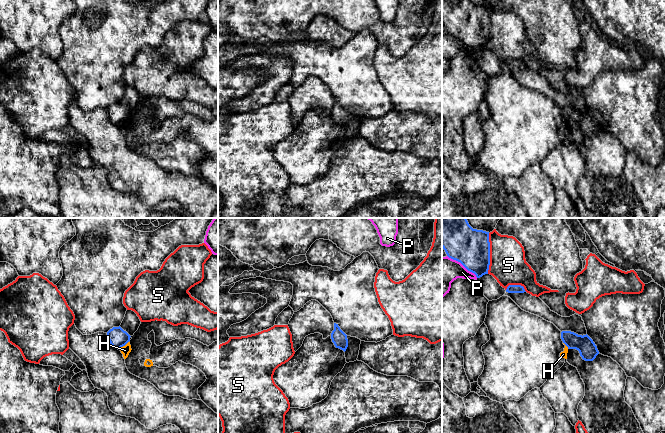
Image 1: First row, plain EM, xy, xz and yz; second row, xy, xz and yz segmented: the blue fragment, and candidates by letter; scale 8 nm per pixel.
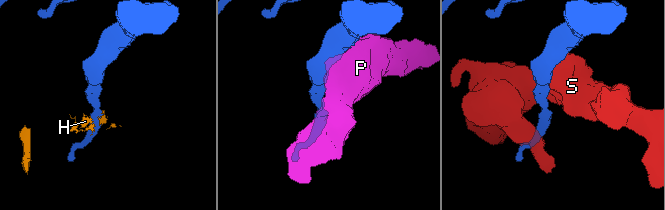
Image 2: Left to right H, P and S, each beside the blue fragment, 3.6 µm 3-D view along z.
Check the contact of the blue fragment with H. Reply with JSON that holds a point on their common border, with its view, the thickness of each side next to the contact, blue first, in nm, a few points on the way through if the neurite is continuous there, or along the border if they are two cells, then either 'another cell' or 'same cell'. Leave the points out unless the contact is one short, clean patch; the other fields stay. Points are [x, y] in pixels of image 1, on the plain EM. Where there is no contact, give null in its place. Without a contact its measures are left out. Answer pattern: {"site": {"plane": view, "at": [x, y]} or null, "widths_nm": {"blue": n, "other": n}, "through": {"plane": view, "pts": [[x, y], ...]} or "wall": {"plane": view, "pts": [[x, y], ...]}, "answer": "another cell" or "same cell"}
{"site": {"plane": "xy", "at": [123, 121]}, "widths_nm": {"blue": 150, "other": 80}, "wall": {"plane": "xy", "pts": [[128, 117], [119, 125]]}, "answer": "another cell"}

